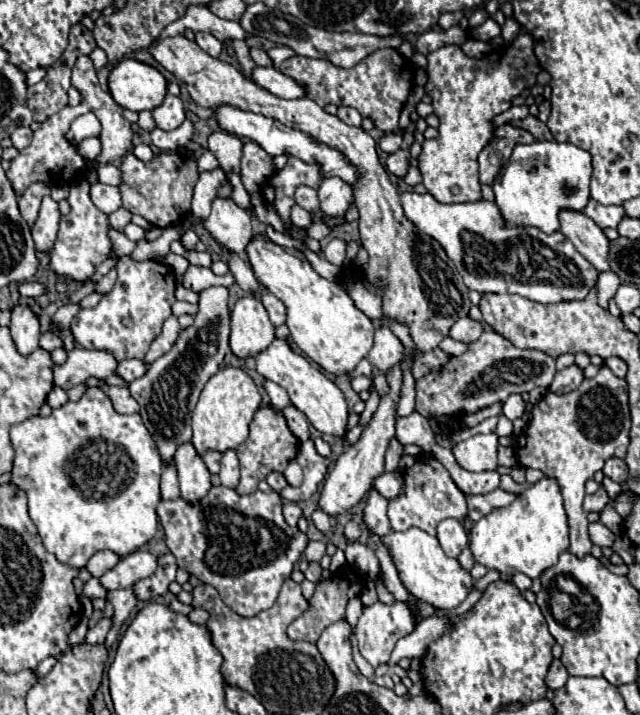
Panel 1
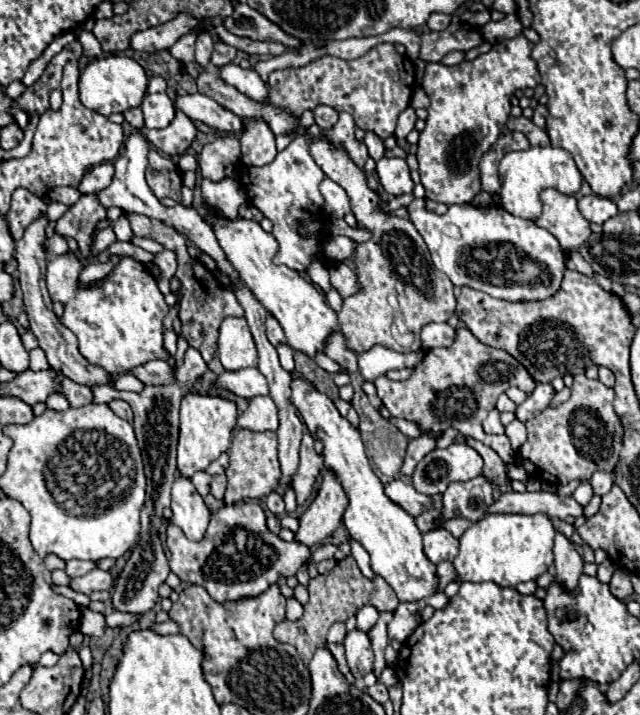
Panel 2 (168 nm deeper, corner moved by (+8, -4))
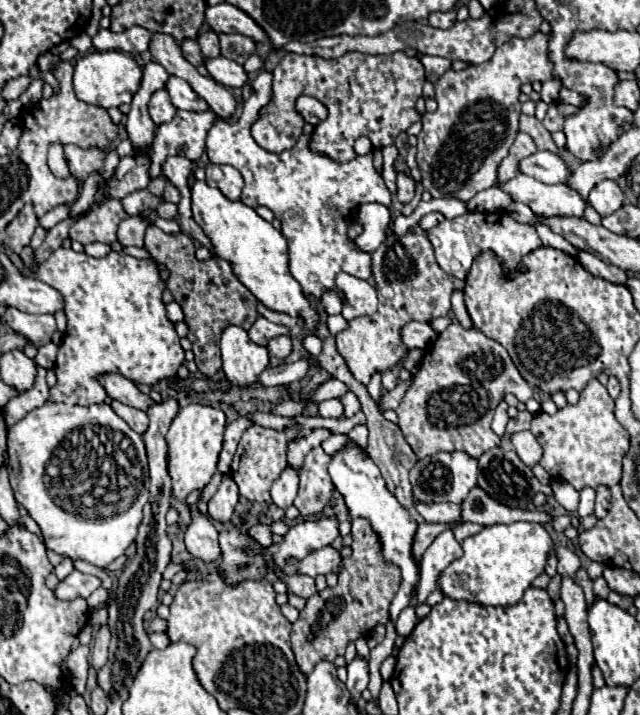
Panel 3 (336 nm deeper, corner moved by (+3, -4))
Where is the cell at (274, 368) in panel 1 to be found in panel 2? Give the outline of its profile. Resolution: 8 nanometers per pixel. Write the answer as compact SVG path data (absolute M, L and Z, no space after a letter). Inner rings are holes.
M293 378L291 390L293 390L291 402L299 410L309 432L315 434L325 444L323 448L325 468L335 472L335 480L339 480L339 484L343 484L343 490L347 492L349 504L343 514L343 522L349 534L357 542L361 542L361 546L369 552L373 572L387 580L387 584L395 590L399 602L415 602L435 594L437 586L435 564L431 564L423 554L421 532L415 524L415 518L407 514L403 508L399 508L393 500L389 500L387 494L383 492L383 482L371 470L359 430L353 428L337 412L337 408L325 394L315 390L305 380Z

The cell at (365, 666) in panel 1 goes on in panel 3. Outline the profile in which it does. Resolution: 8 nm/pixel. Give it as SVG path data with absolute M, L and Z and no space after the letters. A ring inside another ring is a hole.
M352 520L352 556L344 558L340 562L338 572L338 584L334 588L326 588L322 592L316 592L312 598L308 598L306 608L300 612L300 618L292 624L292 650L296 654L296 662L304 674L310 674L312 668L320 660L334 660L336 656L344 654L346 644L356 640L358 636L368 636L376 624L388 622L388 610L390 602L396 594L396 588L400 586L400 572L396 568L388 568L384 564L384 558L380 556L380 544L376 544L376 534L372 532L368 520Z

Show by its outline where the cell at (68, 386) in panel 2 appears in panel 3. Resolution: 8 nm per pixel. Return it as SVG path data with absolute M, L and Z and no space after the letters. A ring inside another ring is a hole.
M58 248L44 264L38 266L34 278L44 280L44 284L62 294L64 312L68 318L68 328L58 348L58 360L54 368L58 382L54 388L50 388L52 402L78 406L100 404L108 396L97 381L98 374L102 372L120 372L132 382L152 386L158 380L174 376L176 370L184 364L184 350L178 342L174 324L166 316L166 304L162 302L164 282L158 276L154 260L138 260L126 252L110 252L104 258L94 258L86 252Z

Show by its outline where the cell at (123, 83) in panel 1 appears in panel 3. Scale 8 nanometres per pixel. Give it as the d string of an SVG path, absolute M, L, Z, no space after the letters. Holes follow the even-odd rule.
M90 52L82 58L76 60L74 66L74 90L76 96L86 102L86 104L94 104L94 106L102 106L102 108L118 108L122 104L130 104L134 94L138 92L142 82L142 68L138 66L138 62L126 54L126 52Z

